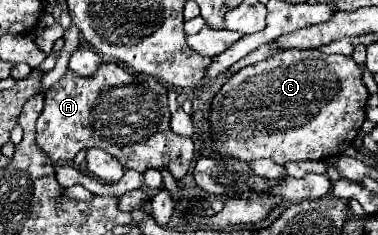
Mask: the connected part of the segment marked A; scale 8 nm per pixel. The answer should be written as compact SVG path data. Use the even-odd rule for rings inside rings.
M102 60L92 78L80 78L68 70L48 88L44 110L36 124L36 144L54 162L70 162L80 150L100 148L116 156L128 170L168 168L176 180L186 176L194 158L194 142L170 130L164 84L156 78L134 76L114 60Z

